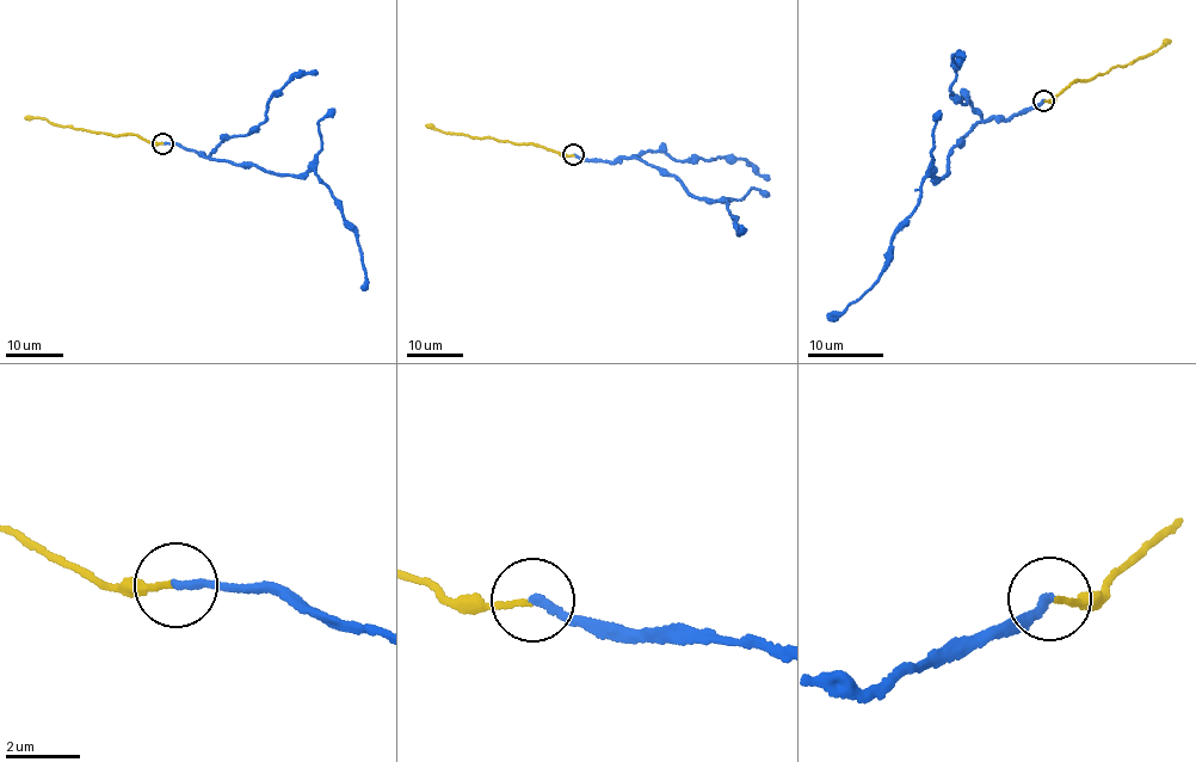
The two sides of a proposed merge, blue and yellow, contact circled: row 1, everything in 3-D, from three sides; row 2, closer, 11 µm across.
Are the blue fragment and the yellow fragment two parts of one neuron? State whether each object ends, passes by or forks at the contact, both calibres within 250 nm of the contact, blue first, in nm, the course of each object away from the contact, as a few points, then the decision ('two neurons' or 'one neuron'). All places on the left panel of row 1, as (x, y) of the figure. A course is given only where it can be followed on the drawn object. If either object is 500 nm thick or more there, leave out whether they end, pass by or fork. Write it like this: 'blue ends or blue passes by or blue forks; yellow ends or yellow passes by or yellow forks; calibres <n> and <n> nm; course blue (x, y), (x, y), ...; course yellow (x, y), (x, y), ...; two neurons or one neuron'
blue ends; yellow ends; calibres 220 and 130 nm; course blue (162, 143), (182, 146), (221, 161), (300, 178), (314, 170), (334, 195), (358, 244), (365, 270), (364, 290); course yellow (161, 143), (152, 143), (134, 134), (92, 133), (36, 116), (24, 117); two neurons

